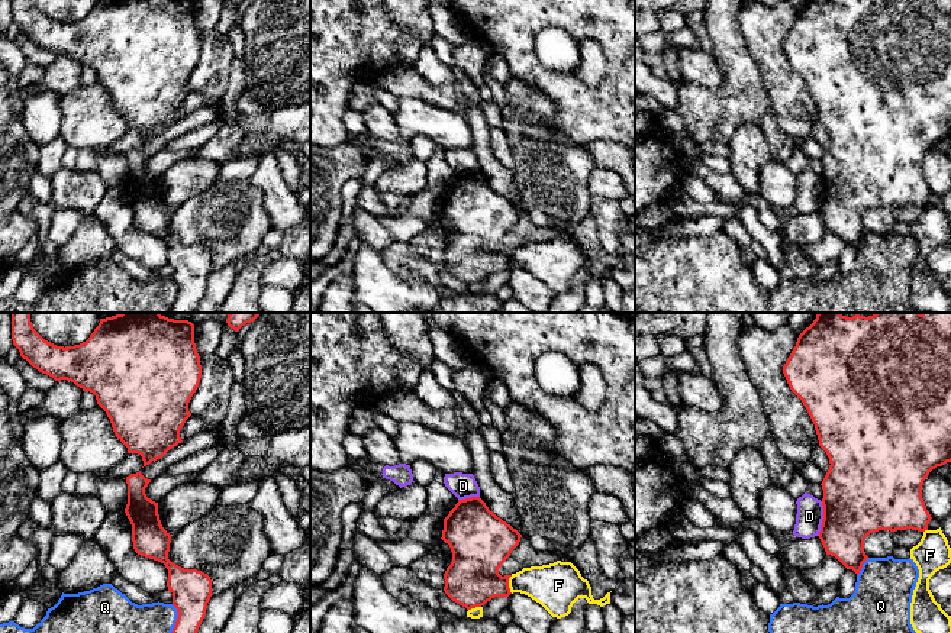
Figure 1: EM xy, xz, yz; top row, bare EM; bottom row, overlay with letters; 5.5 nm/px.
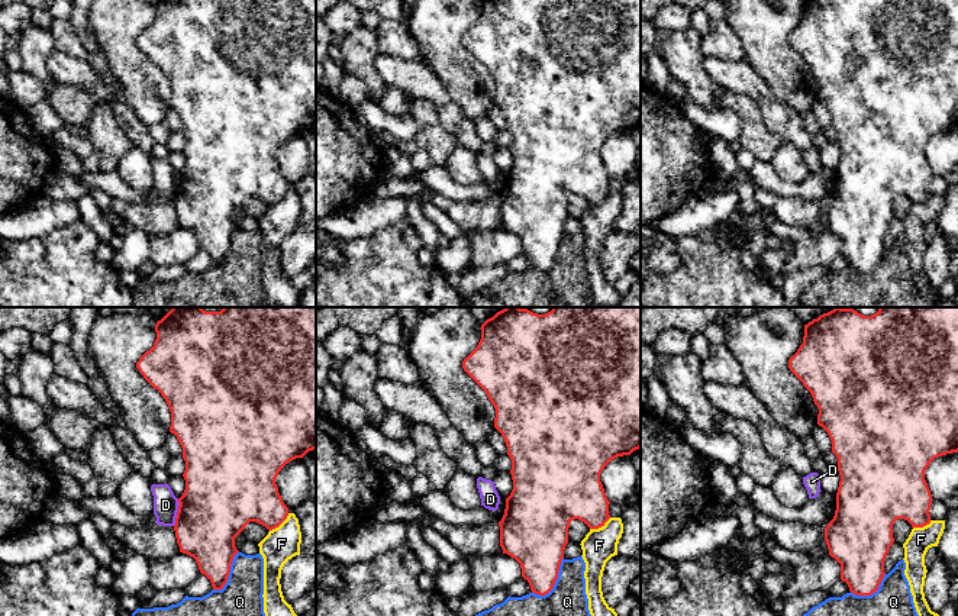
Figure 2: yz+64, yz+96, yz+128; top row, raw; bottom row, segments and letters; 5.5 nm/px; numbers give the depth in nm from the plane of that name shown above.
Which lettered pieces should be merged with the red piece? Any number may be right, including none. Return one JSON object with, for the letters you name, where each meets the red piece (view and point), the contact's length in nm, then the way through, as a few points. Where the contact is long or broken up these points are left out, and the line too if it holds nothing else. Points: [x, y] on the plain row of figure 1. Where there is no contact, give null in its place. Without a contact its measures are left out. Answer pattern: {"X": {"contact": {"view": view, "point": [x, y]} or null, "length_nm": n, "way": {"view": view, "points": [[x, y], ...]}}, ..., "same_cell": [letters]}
{"same_cell": []}

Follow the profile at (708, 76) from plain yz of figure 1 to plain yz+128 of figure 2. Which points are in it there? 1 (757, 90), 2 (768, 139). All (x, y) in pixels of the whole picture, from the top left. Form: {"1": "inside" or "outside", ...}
{"1": "inside", "2": "outside"}

